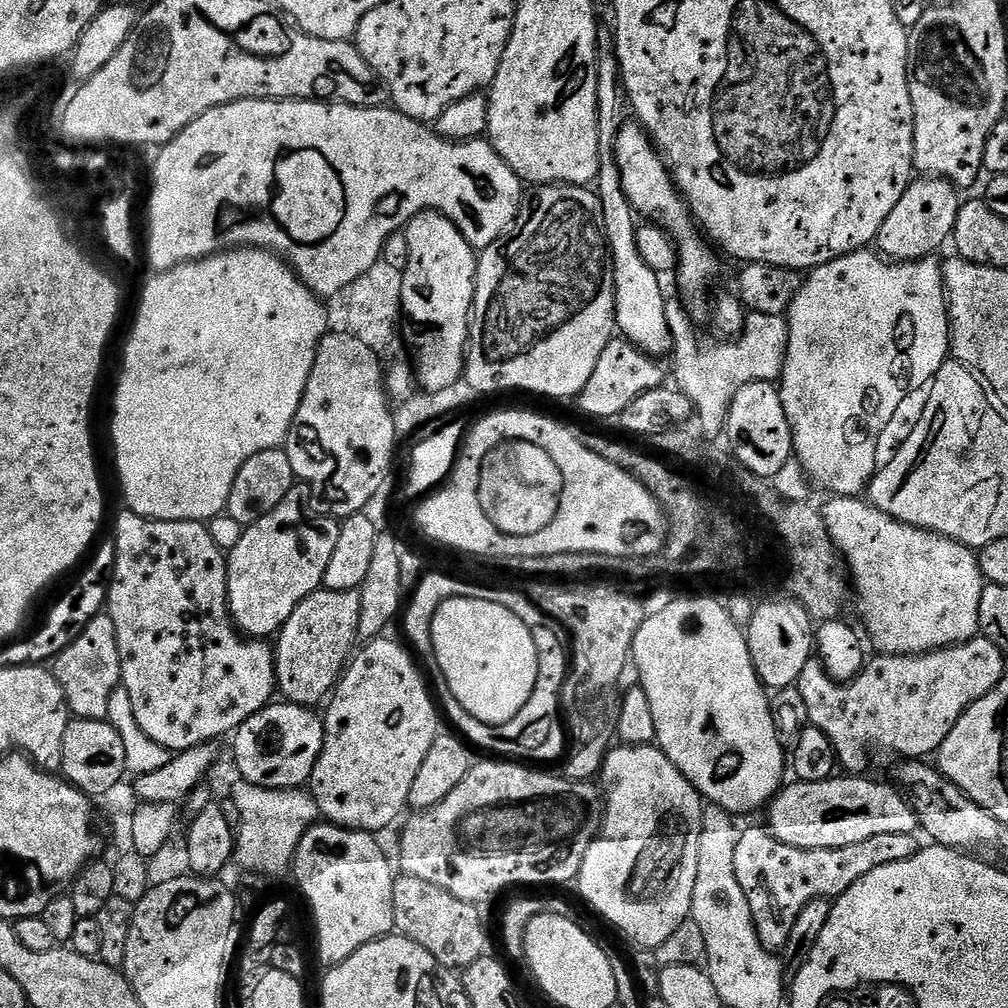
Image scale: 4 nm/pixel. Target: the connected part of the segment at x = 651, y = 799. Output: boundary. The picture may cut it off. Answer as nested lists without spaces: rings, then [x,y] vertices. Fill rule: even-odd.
[[[652,744],[617,747],[604,758],[604,823],[600,825],[599,837],[582,858],[578,877],[580,896],[622,935],[648,950],[655,950],[692,915],[694,882],[698,882],[702,814],[706,804],[700,791],[684,777],[678,766],[674,766],[674,762],[670,762],[670,758],[666,758],[660,747]]]

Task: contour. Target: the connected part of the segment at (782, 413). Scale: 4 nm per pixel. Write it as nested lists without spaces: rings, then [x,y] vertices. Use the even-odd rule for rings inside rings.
[[[750,382],[734,394],[734,402],[728,411],[726,444],[736,455],[733,456],[735,463],[765,478],[776,476],[778,470],[793,459],[790,422],[786,418],[786,410],[782,410],[780,390],[775,383]]]

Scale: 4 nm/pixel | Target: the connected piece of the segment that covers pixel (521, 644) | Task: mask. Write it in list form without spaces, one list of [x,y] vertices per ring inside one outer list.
[[[465,596],[450,598],[434,614],[432,641],[439,675],[446,678],[450,694],[478,722],[493,726],[510,722],[534,694],[540,663],[532,629],[506,606]]]

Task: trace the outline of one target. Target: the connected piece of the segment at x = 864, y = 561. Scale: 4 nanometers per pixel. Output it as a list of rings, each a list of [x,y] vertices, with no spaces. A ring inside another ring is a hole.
[[[832,496],[826,507],[826,519],[830,534],[836,541],[836,548],[841,552],[847,567],[850,569],[850,588],[853,593],[860,592],[860,612],[868,616],[868,636],[876,640],[877,649],[883,650],[890,656],[919,656],[925,650],[938,648],[949,648],[952,644],[973,639],[974,634],[979,633],[978,626],[978,602],[980,601],[980,590],[982,577],[980,574],[979,559],[974,558],[973,549],[967,548],[965,544],[957,544],[955,540],[938,536],[927,532],[925,528],[910,528],[901,520],[893,520],[890,514],[877,512],[871,502],[861,502],[854,496]]]

